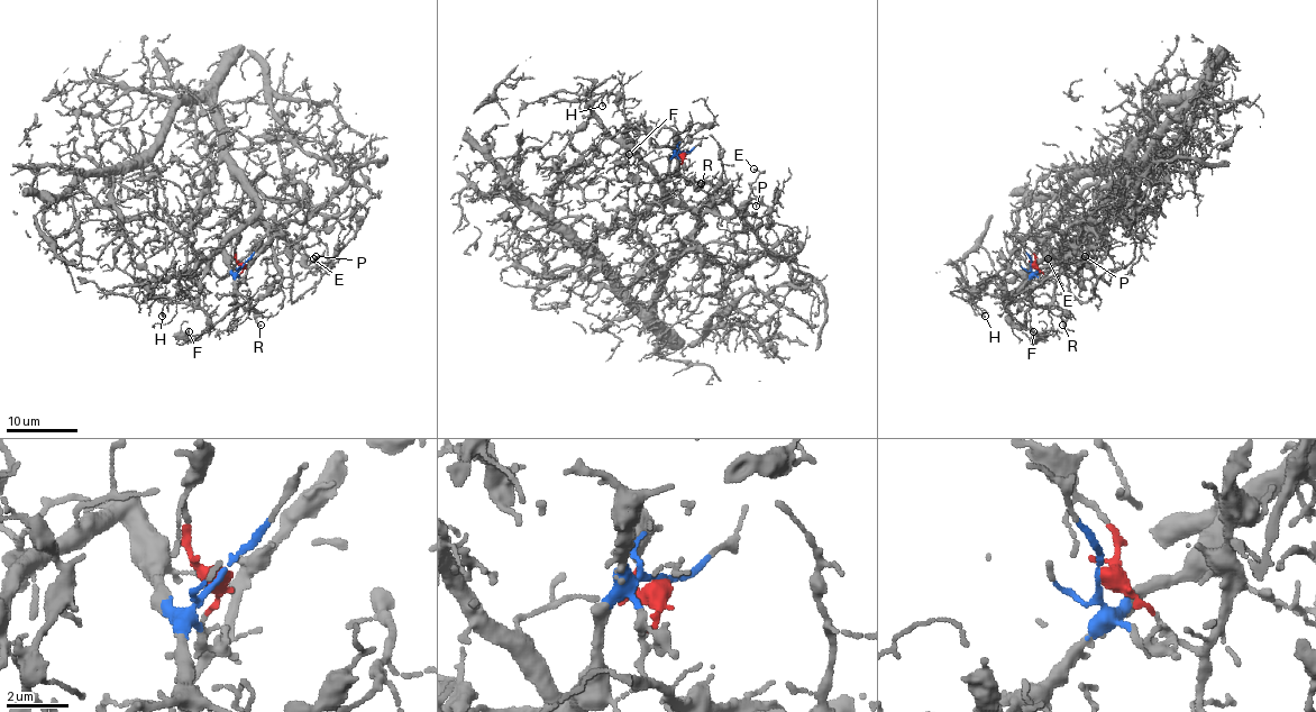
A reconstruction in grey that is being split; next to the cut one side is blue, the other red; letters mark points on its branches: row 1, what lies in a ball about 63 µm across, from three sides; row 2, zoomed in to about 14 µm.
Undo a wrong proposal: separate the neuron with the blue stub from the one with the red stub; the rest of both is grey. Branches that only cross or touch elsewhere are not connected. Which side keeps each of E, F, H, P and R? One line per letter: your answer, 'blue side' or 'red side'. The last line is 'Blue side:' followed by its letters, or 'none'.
E: blue side
F: red side
H: blue side
P: blue side
R: red side
Blue side: E, H, P

